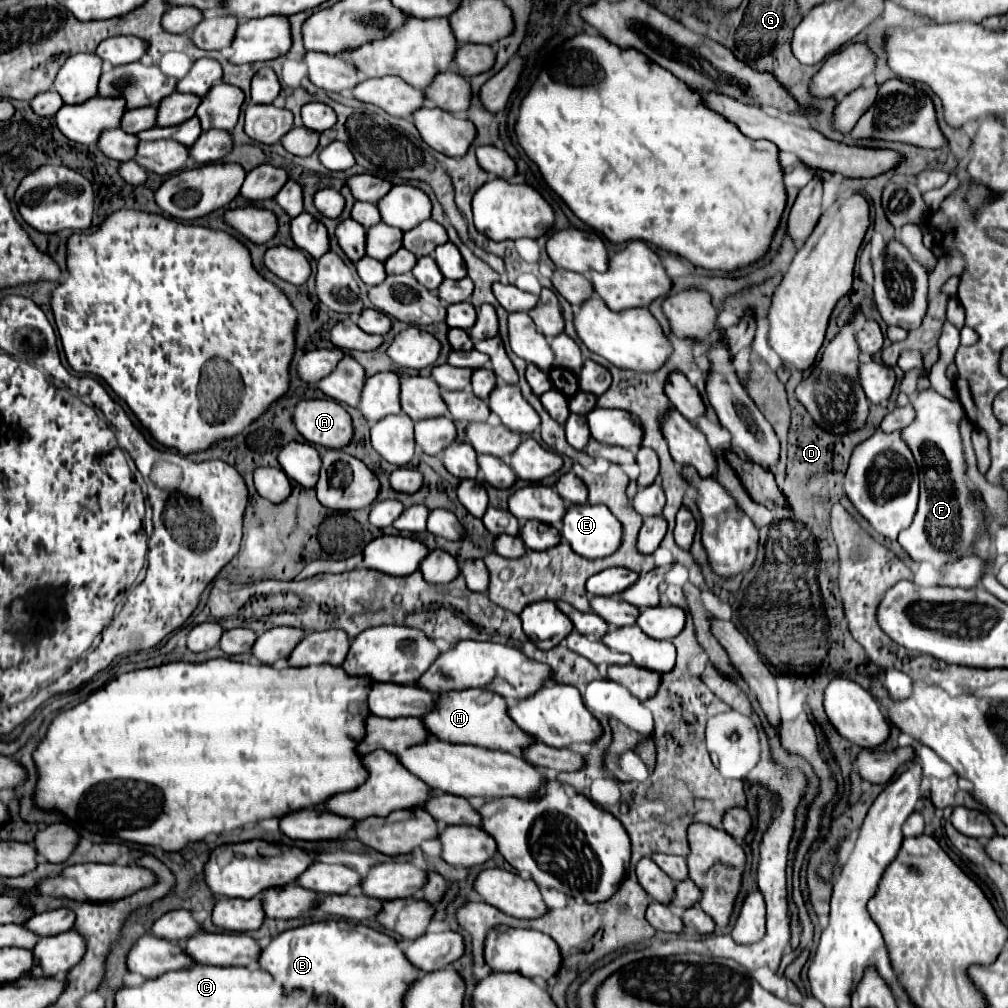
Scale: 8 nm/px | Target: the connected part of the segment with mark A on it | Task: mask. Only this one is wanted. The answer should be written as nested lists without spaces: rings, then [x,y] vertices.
[[[334,399],[300,401],[294,409],[296,429],[314,445],[342,449],[354,437],[352,417]]]

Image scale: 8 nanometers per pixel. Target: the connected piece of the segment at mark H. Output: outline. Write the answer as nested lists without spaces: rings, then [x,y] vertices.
[[[468,689],[464,693],[448,693],[438,697],[436,709],[422,717],[424,725],[430,729],[434,737],[448,743],[464,743],[476,745],[484,749],[500,749],[500,751],[522,751],[536,743],[536,739],[522,731],[508,715],[506,701],[492,691],[486,689]]]

